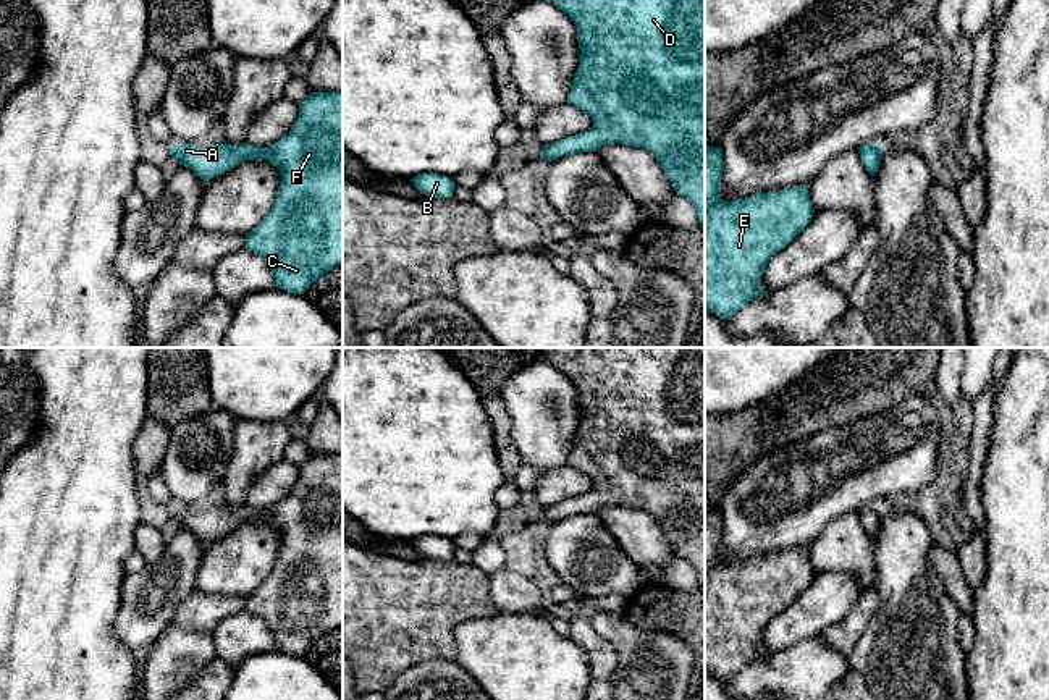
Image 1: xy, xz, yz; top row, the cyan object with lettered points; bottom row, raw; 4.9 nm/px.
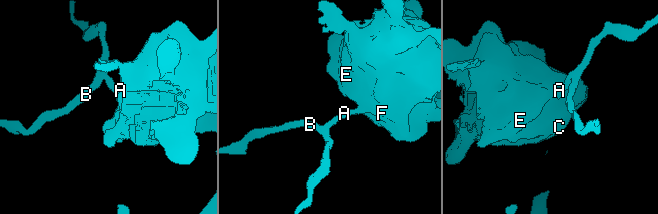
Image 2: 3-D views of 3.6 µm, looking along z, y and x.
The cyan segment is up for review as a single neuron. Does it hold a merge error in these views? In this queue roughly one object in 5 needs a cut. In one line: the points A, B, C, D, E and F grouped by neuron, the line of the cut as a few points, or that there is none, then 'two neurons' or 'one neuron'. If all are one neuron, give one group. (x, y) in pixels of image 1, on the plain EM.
A B C D E F; no cut; one neuron

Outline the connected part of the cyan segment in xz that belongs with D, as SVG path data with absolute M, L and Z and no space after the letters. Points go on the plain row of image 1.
M541 348L541 352L543 361L562 372L577 390L579 430L567 456L567 466L583 472L593 483L585 495L543 508L543 517L554 524L567 516L595 514L614 504L647 511L659 524L676 556L695 569L700 585L705 587L705 348Z

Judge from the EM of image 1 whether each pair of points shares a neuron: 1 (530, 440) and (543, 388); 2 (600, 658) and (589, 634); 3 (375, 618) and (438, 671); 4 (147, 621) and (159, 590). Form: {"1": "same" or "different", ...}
{"1": "same", "2": "same", "3": "different", "4": "same"}

